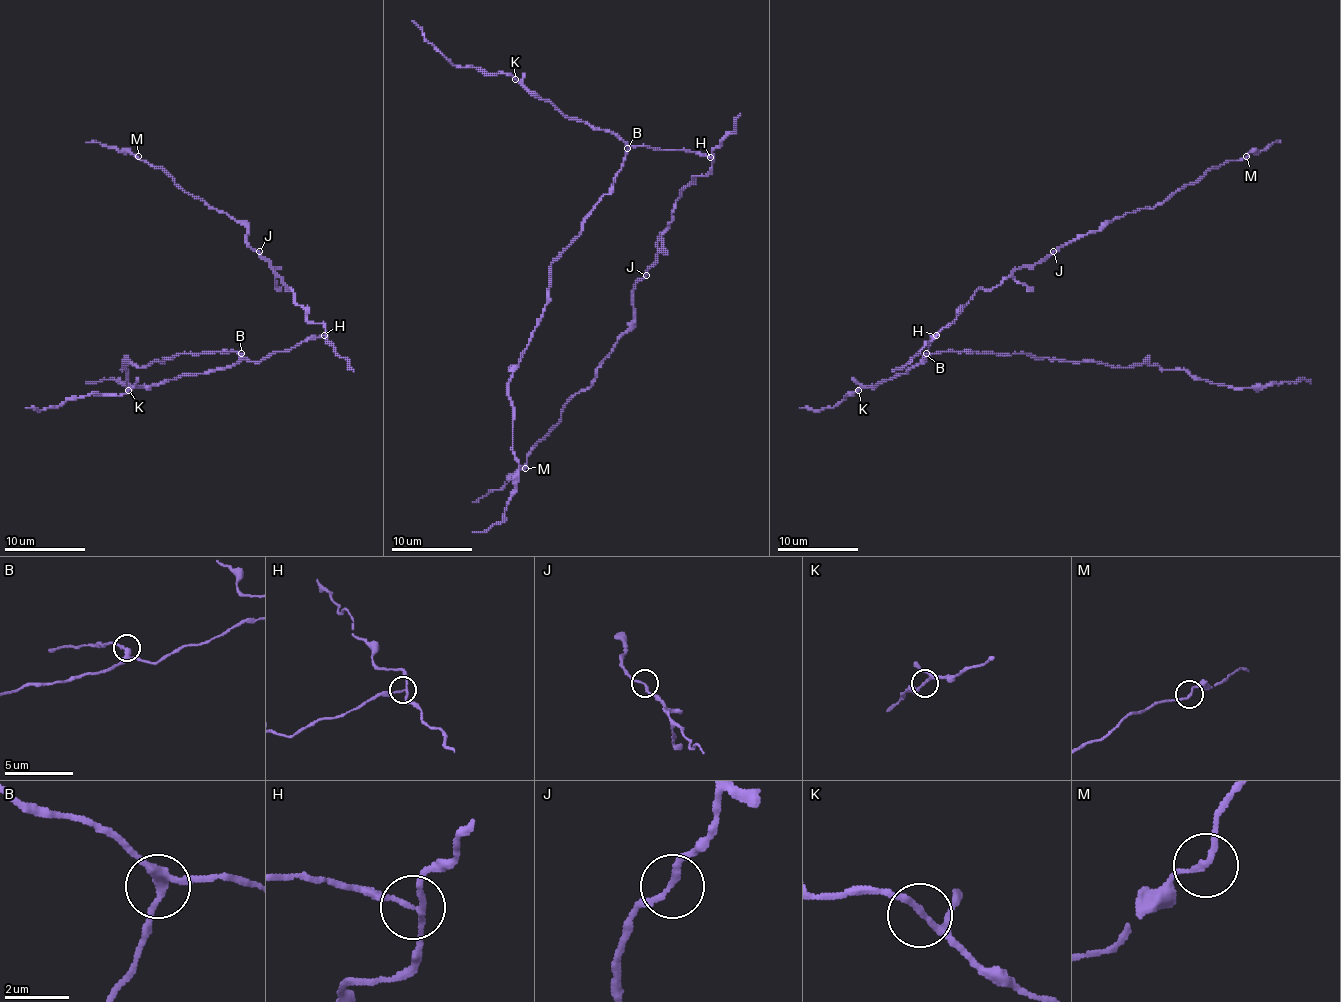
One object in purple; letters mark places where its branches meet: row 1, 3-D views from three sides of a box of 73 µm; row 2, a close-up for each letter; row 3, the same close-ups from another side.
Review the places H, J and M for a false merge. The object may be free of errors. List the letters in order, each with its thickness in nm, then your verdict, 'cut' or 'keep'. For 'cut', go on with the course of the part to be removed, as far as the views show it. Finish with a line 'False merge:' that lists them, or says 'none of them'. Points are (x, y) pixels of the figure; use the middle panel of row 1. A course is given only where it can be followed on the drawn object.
H: 150 nm thick; cut; foreign part runs (710, 158), (631, 146), (613, 188), (551, 264), (549, 303), (509, 383), (517, 492), (501, 522), (472, 532)
J: 160 nm thick; keep
M: 160 nm thick; keep
False merge: H

